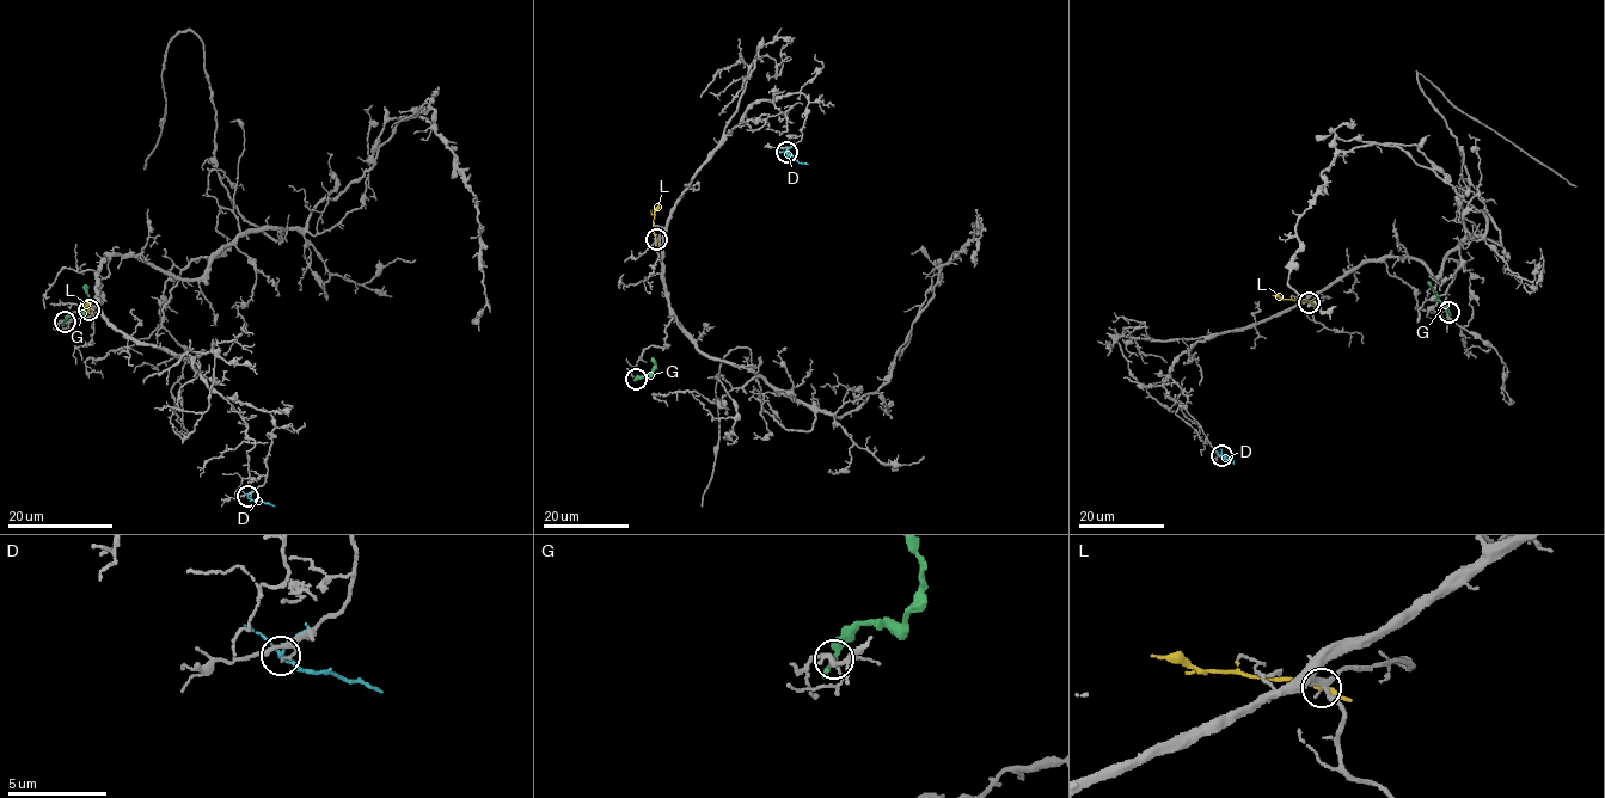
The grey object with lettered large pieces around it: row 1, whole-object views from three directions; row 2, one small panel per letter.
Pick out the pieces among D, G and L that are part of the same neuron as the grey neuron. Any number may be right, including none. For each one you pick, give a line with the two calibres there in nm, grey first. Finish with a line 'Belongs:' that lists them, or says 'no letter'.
Belongs: no letter

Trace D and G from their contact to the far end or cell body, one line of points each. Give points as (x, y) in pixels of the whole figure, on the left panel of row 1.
D: (247, 497), (274, 505)
G: (66, 320), (87, 305), (87, 288), (84, 284)

